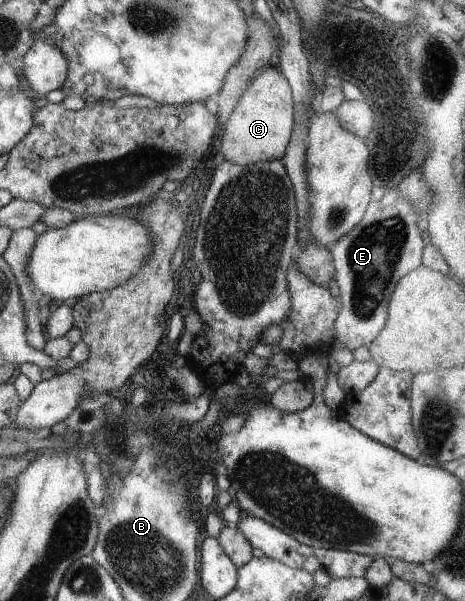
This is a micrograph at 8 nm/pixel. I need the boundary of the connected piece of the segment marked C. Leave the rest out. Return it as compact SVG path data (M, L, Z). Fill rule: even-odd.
M274 62L249 83L230 114L226 128L221 132L220 153L228 162L247 166L256 162L283 157L294 125L294 104L290 84Z

